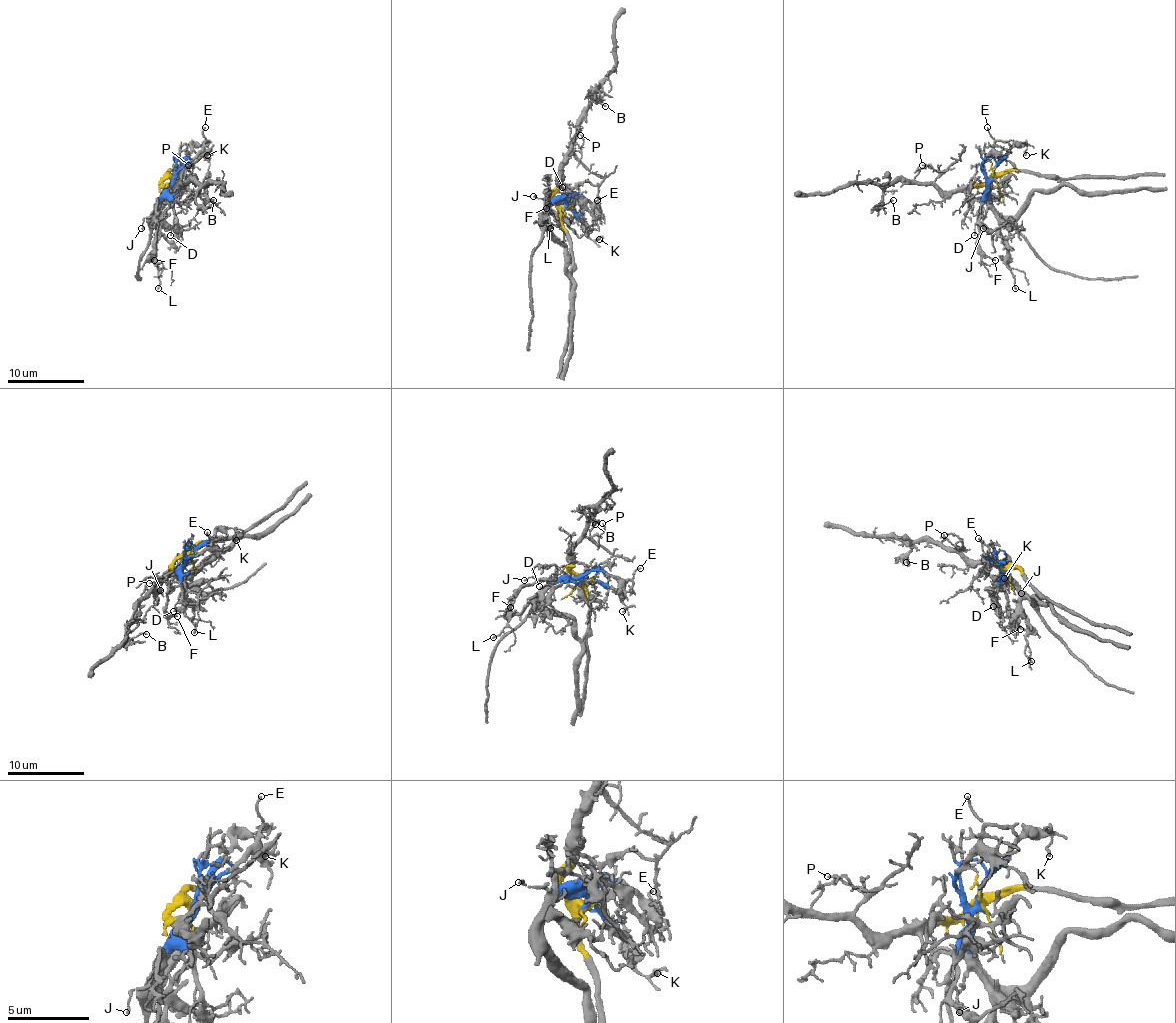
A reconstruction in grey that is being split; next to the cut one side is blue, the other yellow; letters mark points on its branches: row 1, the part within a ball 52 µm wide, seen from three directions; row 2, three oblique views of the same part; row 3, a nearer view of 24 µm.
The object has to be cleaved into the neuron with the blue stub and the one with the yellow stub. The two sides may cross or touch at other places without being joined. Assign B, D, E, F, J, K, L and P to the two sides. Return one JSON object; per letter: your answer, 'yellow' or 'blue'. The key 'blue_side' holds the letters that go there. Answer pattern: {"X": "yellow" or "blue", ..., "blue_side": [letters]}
{"B": "yellow", "D": "blue", "E": "blue", "F": "blue", "J": "blue", "K": "blue", "L": "blue", "P": "yellow", "blue_side": ["D", "E", "F", "J", "K", "L"]}

